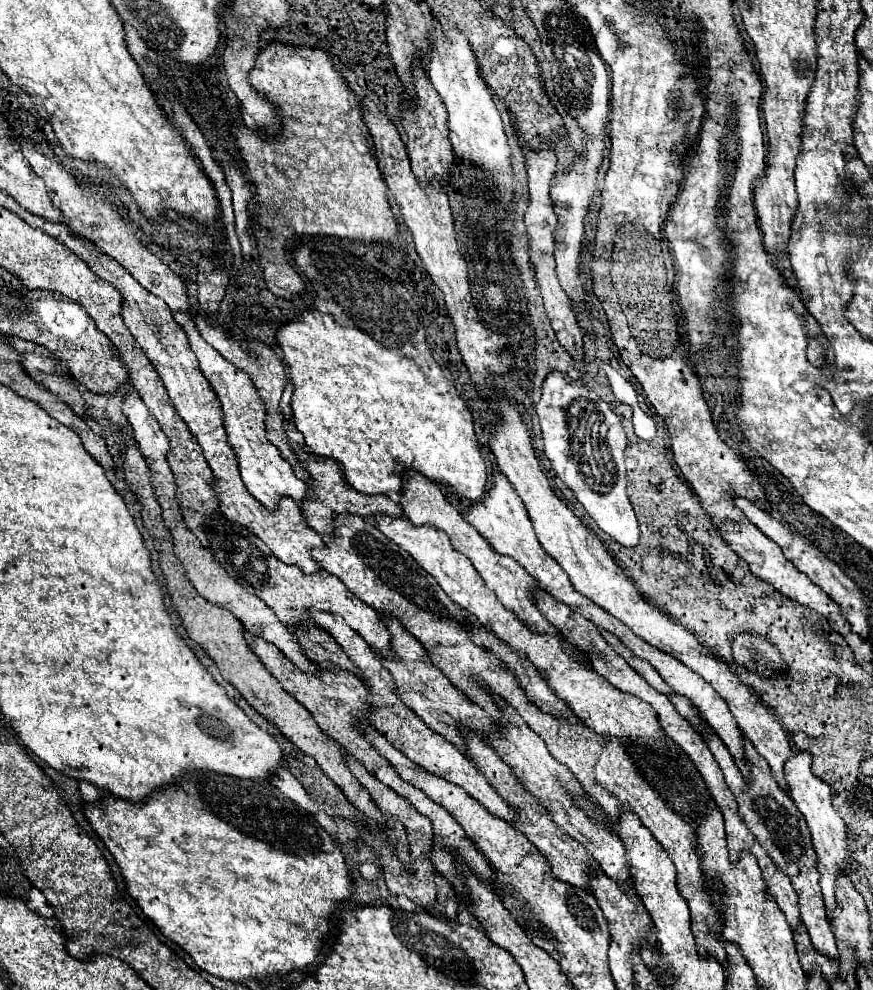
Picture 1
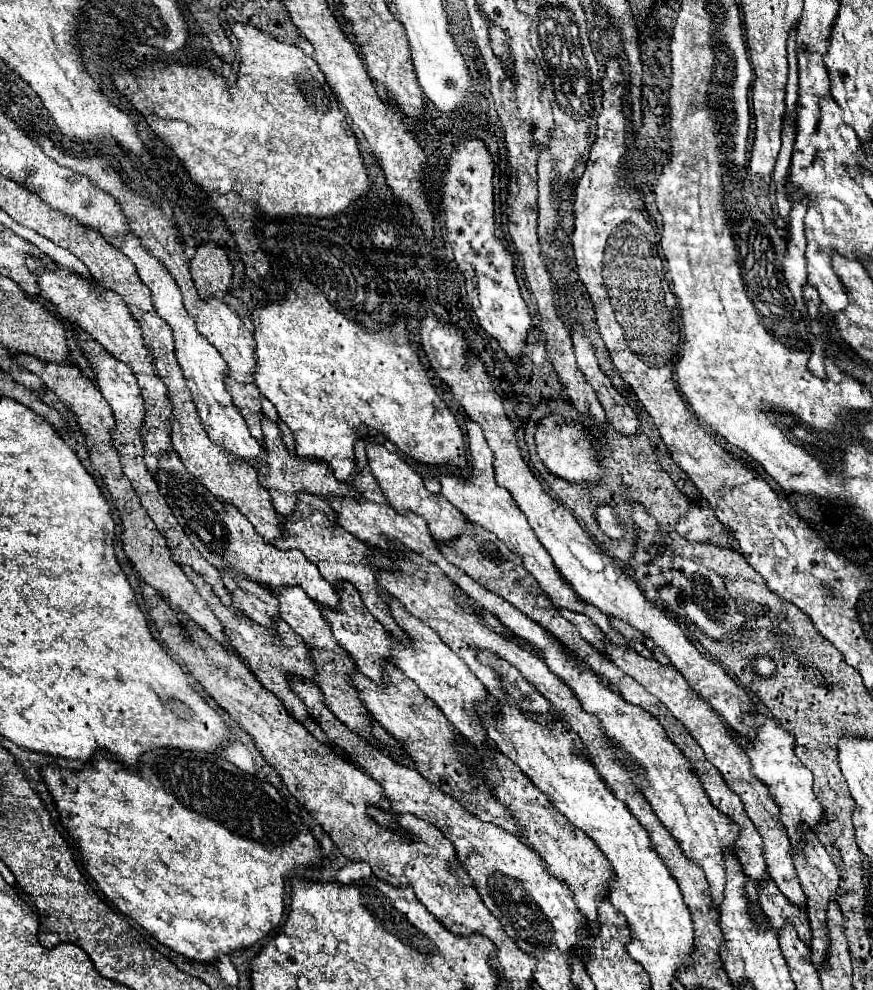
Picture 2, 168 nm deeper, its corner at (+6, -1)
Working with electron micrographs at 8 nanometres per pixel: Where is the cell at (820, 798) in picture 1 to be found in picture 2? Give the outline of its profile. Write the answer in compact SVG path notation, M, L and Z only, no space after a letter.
M758 714L756 718L746 718L746 724L758 726L756 744L752 744L744 736L738 736L742 748L750 756L752 772L758 780L762 780L770 788L770 794L774 796L776 804L780 806L780 812L782 812L780 820L788 830L788 838L790 838L792 846L796 850L802 850L802 834L798 828L802 824L806 824L810 830L814 830L816 826L824 824L824 820L826 820L824 808L820 806L820 802L812 790L812 772L794 754L794 736L790 736L784 728L780 728L772 718Z

